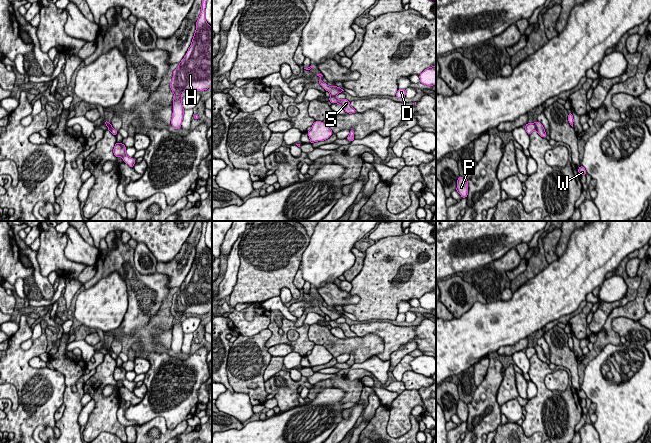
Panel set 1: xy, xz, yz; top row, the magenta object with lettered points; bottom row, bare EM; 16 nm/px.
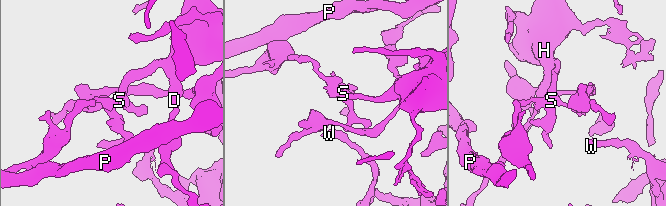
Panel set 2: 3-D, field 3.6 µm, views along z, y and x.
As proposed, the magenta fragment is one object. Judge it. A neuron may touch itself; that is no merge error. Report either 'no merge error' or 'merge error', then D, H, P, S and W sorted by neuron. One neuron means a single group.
merge error | D H P S / W

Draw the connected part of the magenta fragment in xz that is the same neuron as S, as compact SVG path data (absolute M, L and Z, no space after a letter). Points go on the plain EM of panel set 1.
M331 320L331 321L329 321L329 325L332 328L334 328L334 327L340 328L344 332L346 337L349 337L349 338L356 337L356 334L351 331L350 325L348 325L346 322L339 324L335 320Z

